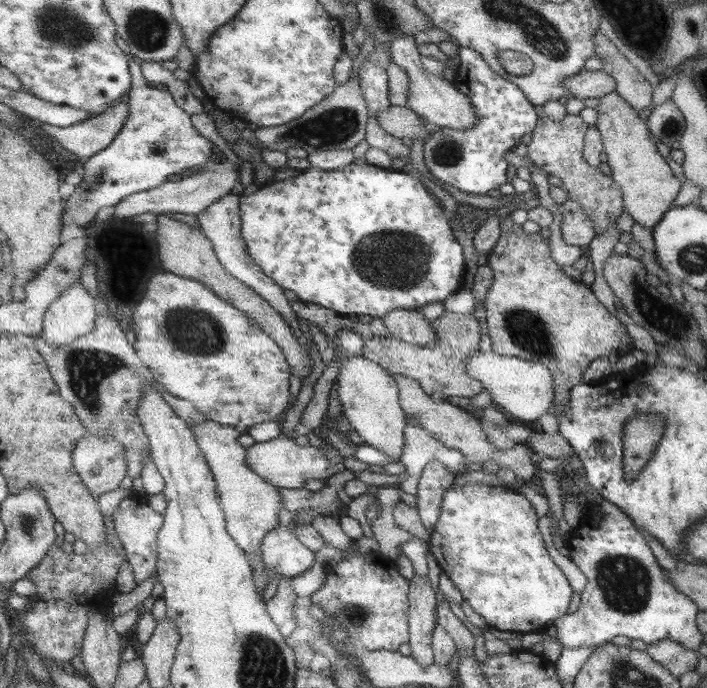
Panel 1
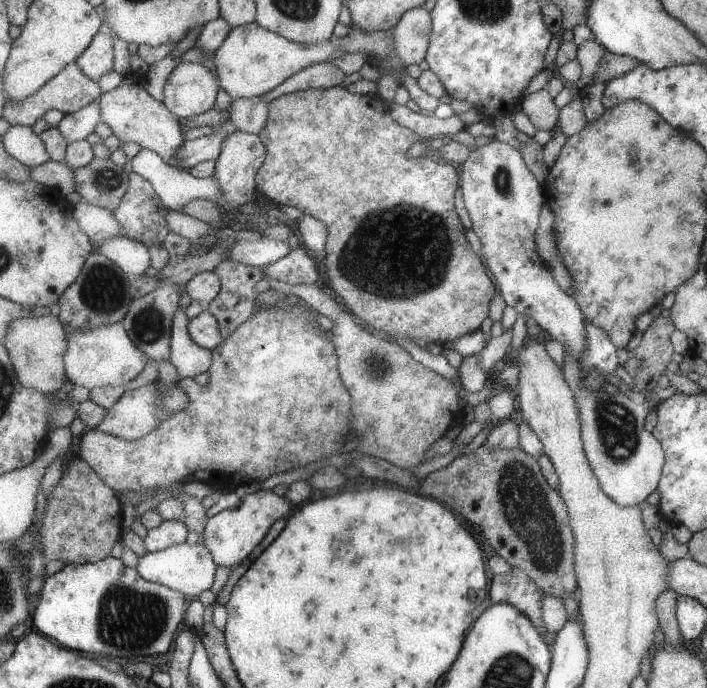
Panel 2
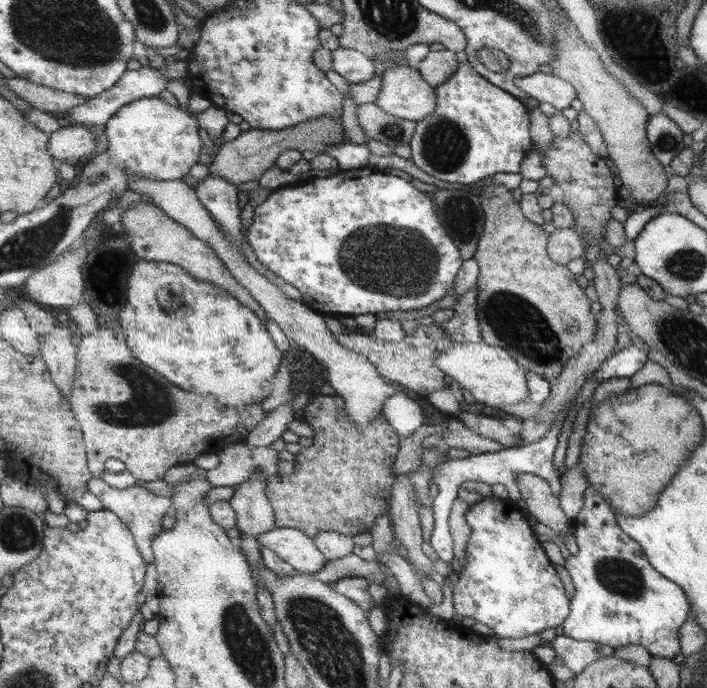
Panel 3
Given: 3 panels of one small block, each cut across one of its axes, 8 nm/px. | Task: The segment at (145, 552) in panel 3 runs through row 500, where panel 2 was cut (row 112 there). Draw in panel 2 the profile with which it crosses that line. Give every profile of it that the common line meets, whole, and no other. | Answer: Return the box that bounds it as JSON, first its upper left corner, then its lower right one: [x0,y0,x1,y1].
[100,72,184,167]

